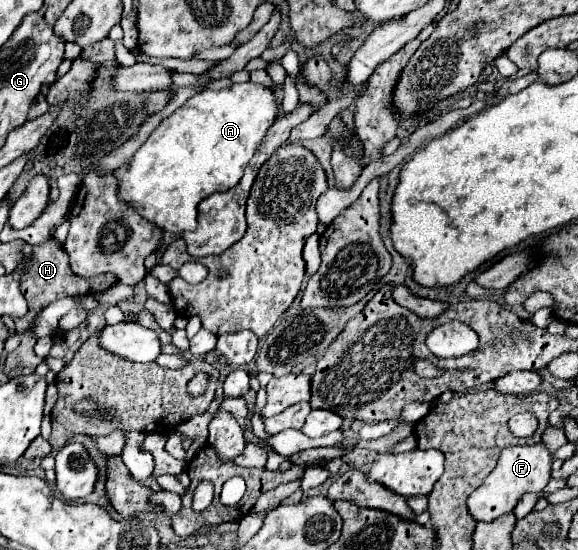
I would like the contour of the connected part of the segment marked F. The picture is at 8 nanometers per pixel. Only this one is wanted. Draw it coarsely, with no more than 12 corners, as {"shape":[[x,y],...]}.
{"shape":[[545,444],[505,448],[467,498],[475,522],[513,512],[551,480]]}

